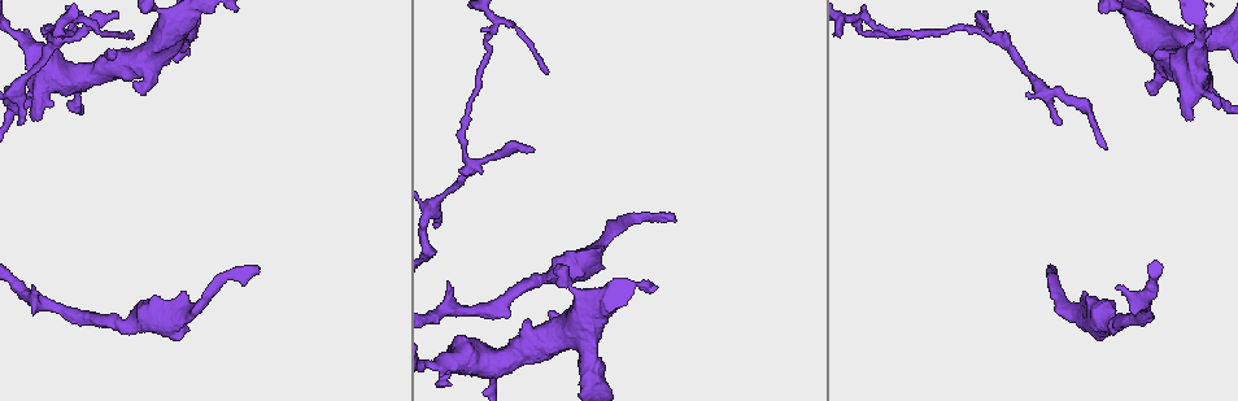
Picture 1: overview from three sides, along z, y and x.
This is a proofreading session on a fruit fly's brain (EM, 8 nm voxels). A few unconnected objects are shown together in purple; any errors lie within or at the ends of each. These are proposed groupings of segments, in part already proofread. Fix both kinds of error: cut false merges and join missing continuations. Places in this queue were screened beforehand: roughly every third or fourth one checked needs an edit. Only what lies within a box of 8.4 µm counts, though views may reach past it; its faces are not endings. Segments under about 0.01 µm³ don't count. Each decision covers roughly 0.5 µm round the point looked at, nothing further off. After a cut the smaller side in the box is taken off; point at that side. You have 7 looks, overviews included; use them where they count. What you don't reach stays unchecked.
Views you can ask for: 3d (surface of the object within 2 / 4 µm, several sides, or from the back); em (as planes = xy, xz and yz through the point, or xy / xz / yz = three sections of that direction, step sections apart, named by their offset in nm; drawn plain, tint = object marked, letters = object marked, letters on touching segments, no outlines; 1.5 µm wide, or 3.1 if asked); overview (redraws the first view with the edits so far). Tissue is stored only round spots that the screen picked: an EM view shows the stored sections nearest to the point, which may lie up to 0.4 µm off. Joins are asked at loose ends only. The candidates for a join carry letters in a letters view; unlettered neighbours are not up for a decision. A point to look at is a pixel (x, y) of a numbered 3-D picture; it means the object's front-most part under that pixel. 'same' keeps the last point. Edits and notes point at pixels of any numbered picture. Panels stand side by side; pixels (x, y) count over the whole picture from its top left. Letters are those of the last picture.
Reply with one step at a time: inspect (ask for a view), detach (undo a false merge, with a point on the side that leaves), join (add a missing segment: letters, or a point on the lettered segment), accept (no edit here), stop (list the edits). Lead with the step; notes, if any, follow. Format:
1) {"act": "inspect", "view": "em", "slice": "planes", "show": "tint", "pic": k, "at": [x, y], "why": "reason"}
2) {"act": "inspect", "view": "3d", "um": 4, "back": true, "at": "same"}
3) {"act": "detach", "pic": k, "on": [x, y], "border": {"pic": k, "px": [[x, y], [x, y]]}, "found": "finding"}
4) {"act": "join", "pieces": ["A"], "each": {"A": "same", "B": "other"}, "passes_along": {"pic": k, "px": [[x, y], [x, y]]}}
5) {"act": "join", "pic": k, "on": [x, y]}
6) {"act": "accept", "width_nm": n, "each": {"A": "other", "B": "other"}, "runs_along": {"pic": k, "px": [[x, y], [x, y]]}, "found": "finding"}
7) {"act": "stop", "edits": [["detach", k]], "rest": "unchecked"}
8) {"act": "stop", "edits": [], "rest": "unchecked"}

{"act": "inspect", "view": "em", "slice": "xy", "step": 8, "show": "letters", "pic": 1, "at": [1148, 86], "why": "thick end"}

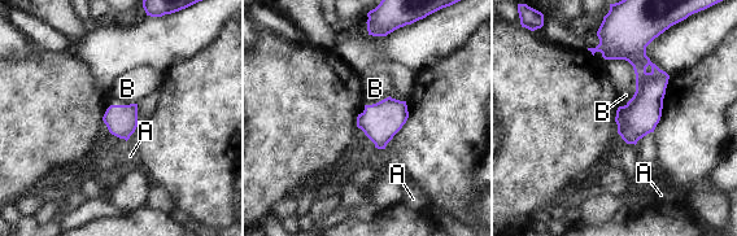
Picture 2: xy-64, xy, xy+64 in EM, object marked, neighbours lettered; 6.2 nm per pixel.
{"act": "inspect", "view": "em", "slice": "planes", "show": "letters", "at": "same", "why": "another direction"}

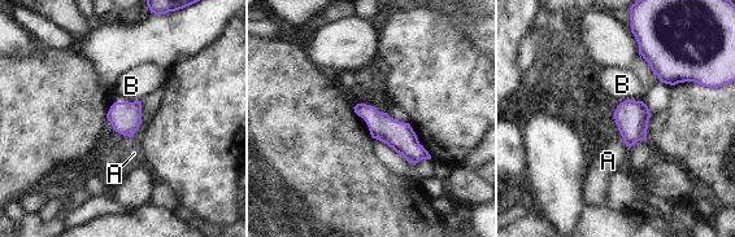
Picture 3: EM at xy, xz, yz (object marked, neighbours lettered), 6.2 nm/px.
{"act": "accept", "longest_contact_nm": ["B", 160], "each": {"A": "other", "B": "other"}, "border": {"pic": 3, "px": [[140, 100], [116, 102]]}, "found": "no lettered segment goes on from it"}

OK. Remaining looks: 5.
{"act": "inspect", "view": "em", "slice": "planes", "show": "letters", "pic": 1, "at": [905, 37], "why": "an open end"}

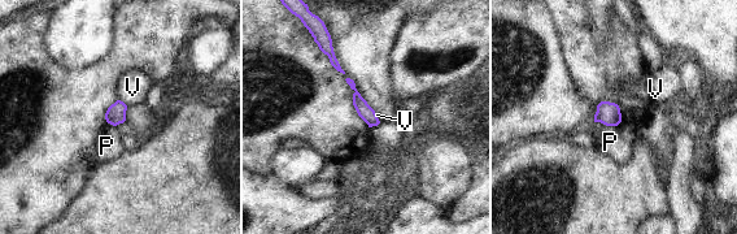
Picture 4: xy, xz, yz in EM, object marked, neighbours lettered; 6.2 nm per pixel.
{"act": "accept", "each": {"P": "other", "V": "other"}, "border": {"pic": 4, "px": [[108, 122], [116, 126]]}, "found": "no lettered segment goes on from it"}

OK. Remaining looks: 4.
{"act": "inspect", "view": "em", "slice": "planes", "show": "tint", "pic": 1, "at": [1001, 41], "why": "a narrow waist"}

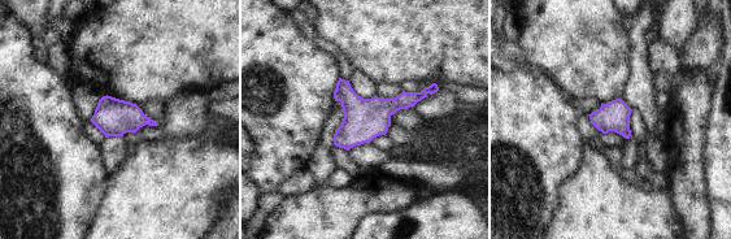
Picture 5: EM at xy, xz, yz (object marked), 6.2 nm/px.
{"act": "inspect", "view": "em", "slice": "planes", "show": "letters", "at": "same", "why": "what lies round it"}

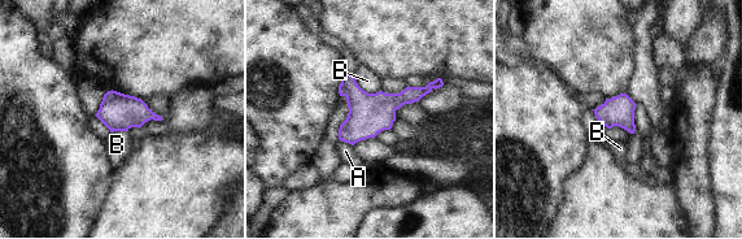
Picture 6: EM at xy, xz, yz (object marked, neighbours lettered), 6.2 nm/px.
{"act": "accept", "width_nm": 190, "longest_contact_nm": ["B", 190], "each": {"A": "other", "B": "other"}, "found": "one neuron here"}

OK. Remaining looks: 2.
{"act": "stop", "edits": [], "rest": "unchecked"}

